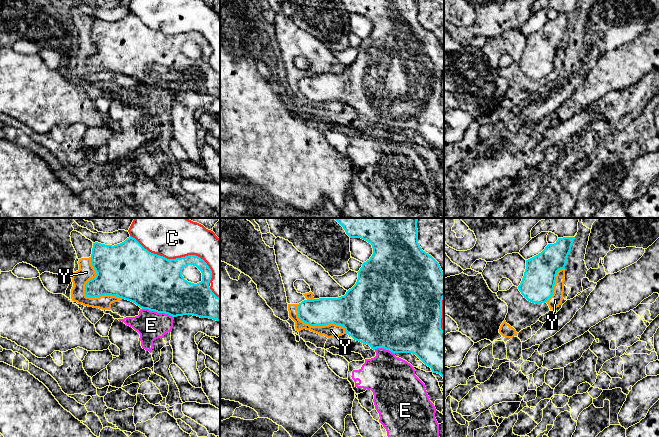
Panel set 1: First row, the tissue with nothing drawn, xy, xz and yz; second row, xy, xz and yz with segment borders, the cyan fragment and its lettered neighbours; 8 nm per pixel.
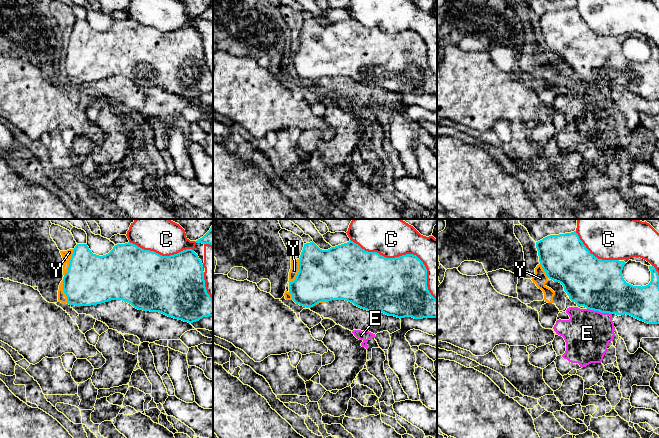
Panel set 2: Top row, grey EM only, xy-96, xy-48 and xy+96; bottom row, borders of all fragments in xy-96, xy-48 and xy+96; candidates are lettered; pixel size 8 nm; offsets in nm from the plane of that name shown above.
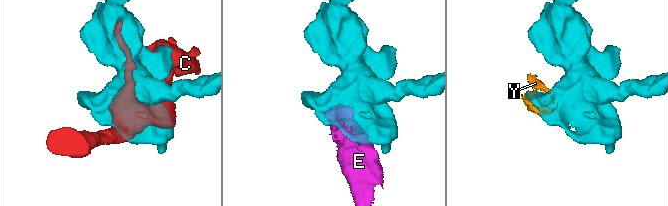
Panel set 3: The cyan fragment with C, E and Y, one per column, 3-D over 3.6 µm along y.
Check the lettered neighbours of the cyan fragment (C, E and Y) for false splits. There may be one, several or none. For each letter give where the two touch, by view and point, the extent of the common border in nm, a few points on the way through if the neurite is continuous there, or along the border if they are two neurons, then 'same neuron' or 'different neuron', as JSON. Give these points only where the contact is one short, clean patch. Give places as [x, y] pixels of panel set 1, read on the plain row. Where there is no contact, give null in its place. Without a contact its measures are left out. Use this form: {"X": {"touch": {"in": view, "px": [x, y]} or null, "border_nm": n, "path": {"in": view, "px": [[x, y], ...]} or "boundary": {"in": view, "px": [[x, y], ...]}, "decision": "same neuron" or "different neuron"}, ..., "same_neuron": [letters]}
{"C": {"touch": {"in": "xy", "px": [178, 34]}, "border_nm": 750, "decision": "different neuron"}, "E": {"touch": {"in": "xy", "px": [158, 88]}, "border_nm": 260, "boundary": {"in": "xy", "px": [[142, 84], [164, 88], [173, 93]]}, "decision": "different neuron"}, "Y": {"touch": {"in": "xy", "px": [85, 69]}, "border_nm": 420, "decision": "different neuron"}, "same_neuron": []}

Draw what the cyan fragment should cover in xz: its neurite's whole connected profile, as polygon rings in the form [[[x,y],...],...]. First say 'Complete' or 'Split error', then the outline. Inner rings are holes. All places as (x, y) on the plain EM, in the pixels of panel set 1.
Complete. [[[340,0],[350,14],[361,14],[372,21],[373,30],[369,36],[362,40],[357,48],[356,60],[344,72],[338,74],[319,74],[304,76],[299,79],[297,87],[299,96],[310,102],[324,102],[328,100],[340,101],[345,104],[346,110],[354,116],[367,120],[371,125],[384,124],[392,129],[415,130],[433,149],[440,150],[444,155],[444,107],[441,104],[442,76],[444,74],[444,48],[439,39],[428,29],[422,26],[418,19],[417,0]]]

